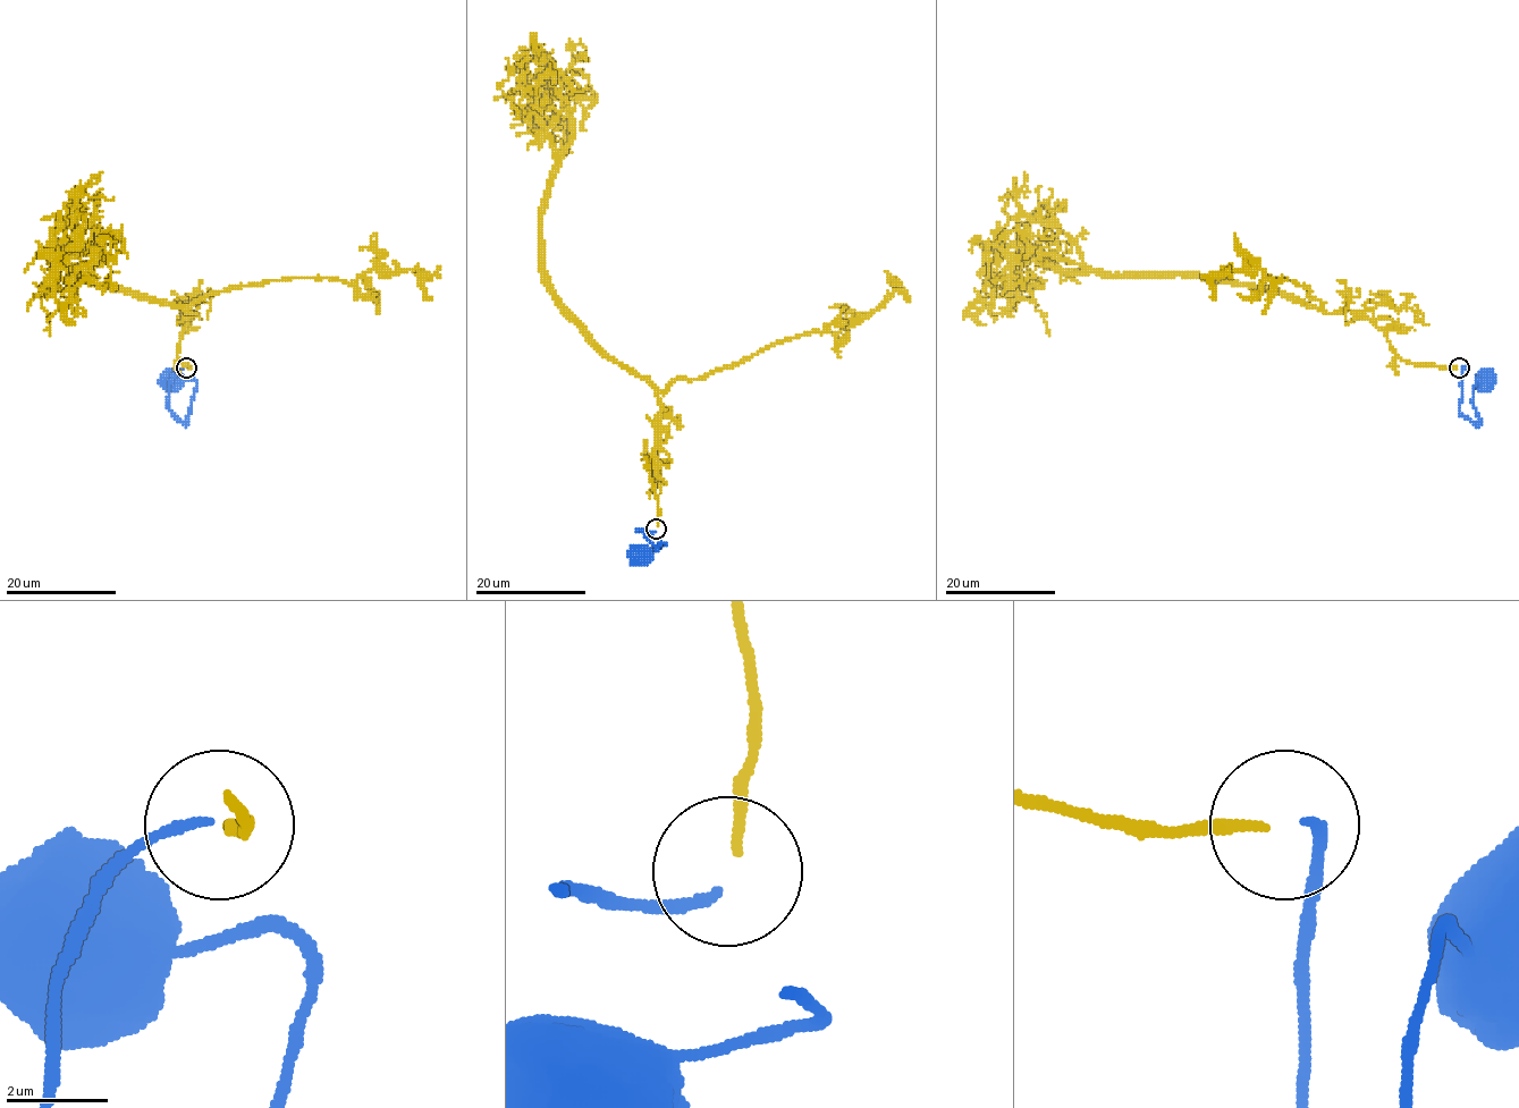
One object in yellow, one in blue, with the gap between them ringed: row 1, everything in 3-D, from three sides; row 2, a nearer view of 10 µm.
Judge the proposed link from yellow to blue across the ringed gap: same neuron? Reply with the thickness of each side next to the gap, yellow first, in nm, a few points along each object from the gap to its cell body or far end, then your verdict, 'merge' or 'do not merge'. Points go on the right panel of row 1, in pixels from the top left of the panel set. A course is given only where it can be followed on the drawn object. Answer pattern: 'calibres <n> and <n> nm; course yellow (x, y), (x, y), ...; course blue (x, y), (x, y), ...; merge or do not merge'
calibres 190 and 190 nm; course yellow (1457, 369), (1404, 361), (1368, 320), (1272, 288), (1114, 276), (1035, 252), (979, 295), (970, 310), (979, 322); course blue (1461, 366), (1458, 411), (1479, 423), (1473, 403), (1476, 379), (1483, 383); merge

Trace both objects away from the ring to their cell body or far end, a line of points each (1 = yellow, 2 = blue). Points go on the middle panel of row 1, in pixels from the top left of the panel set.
1: (657, 526), (658, 394), (564, 307), (545, 269), (542, 200), (572, 135), (568, 92), (532, 40), (545, 49)
2: (656, 531), (636, 530), (643, 532), (656, 550), (661, 542), (665, 544), (639, 548), (639, 552)

